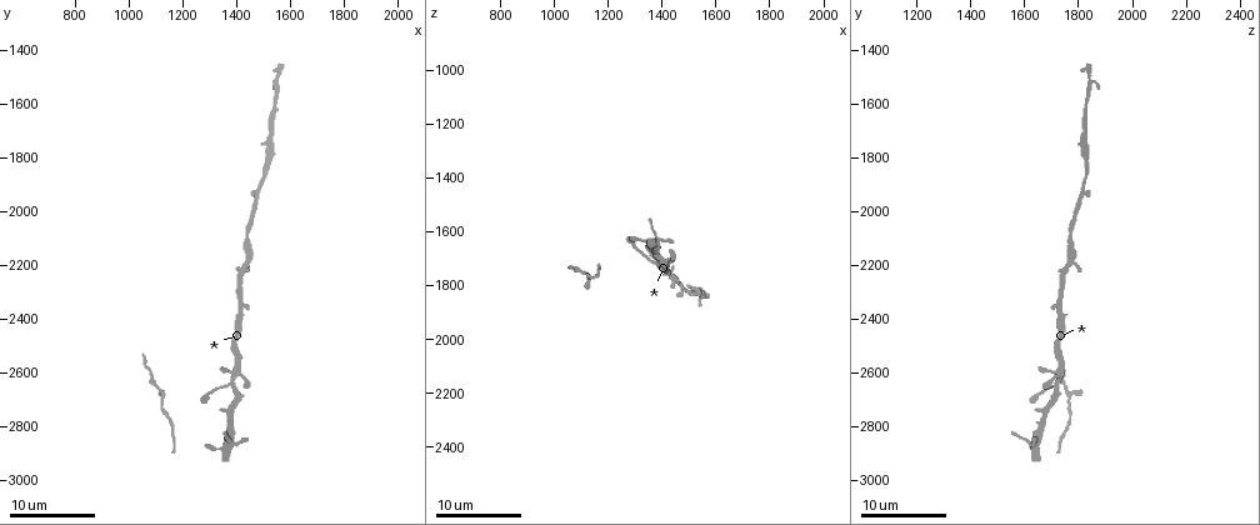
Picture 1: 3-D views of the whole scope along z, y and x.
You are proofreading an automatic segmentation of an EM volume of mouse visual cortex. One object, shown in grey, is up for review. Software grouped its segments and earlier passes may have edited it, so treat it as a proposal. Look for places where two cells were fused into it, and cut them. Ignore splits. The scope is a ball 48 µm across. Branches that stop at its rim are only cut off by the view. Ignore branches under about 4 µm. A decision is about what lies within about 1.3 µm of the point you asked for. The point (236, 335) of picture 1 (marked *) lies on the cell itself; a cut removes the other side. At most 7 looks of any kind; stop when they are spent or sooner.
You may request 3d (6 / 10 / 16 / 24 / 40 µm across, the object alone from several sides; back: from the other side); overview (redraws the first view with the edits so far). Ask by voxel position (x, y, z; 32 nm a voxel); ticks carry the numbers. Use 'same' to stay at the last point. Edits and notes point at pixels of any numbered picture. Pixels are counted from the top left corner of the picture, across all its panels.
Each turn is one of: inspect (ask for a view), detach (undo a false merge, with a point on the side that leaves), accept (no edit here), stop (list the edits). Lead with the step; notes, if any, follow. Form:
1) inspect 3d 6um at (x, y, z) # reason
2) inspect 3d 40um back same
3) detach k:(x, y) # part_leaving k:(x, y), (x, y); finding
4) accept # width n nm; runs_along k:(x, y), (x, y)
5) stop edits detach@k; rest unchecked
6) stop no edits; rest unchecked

inspect 3d 16um at (1370, 2800, 1670) # calibre changes

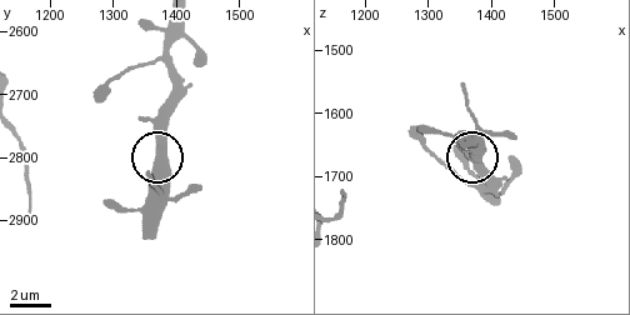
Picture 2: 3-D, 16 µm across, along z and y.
accept # one cell here

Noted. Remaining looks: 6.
inspect 3d 16um at (1370, 2650, 1720) # small branch off a trunk

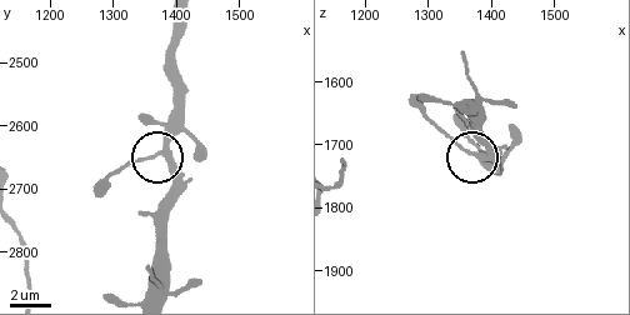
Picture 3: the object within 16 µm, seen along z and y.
accept # runs_along 3:(178, 40), (170, 139), (158, 153), (124, 163); continuous, no second cell

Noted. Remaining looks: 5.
inspect 3d 10um at (1490, 1920, 1810) # three-way junction

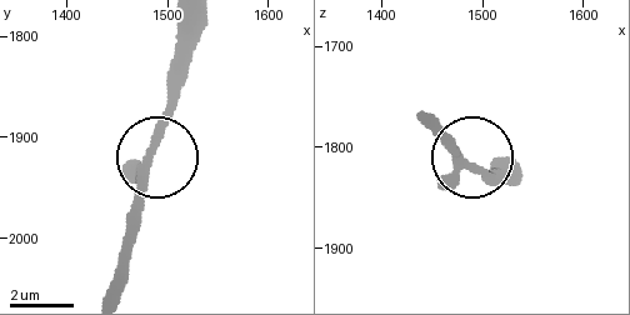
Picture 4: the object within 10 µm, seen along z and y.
accept # arms 3; runs_along 4:(109, 293), (168, 83), (186, 61); all the same cell

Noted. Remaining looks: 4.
inspect 3d 10um at (1550, 1600, 1840) # thin neck

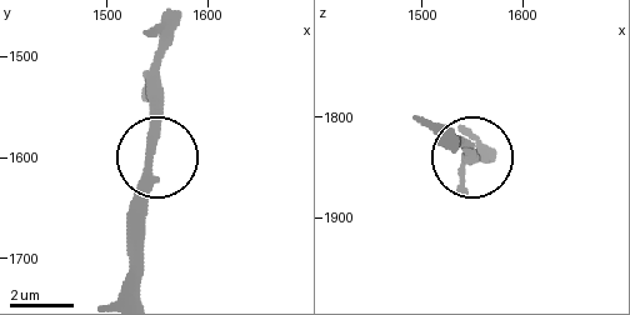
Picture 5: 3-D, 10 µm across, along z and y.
accept # one cell here

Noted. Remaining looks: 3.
stop no edits; rest unchecked

